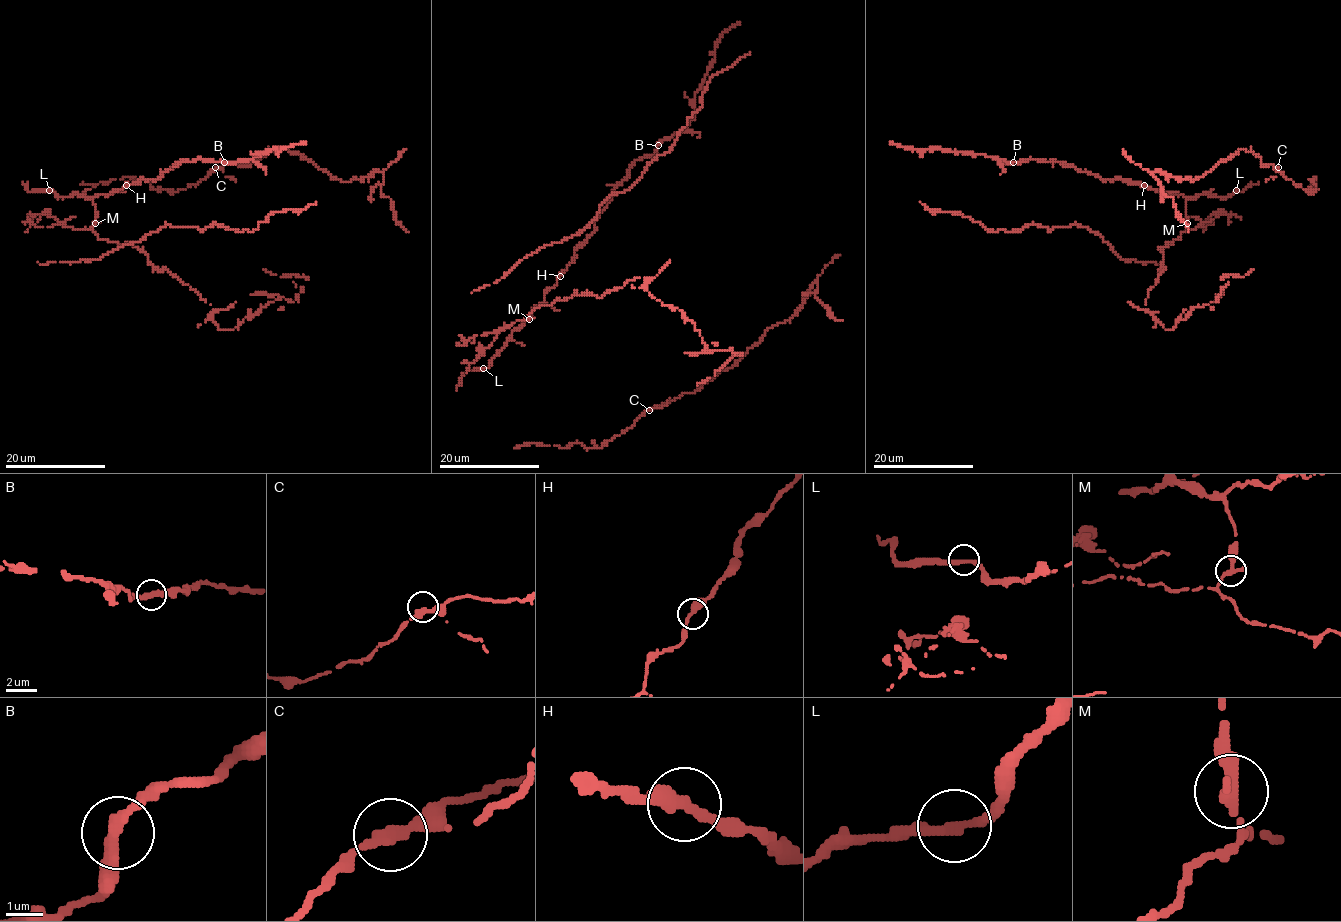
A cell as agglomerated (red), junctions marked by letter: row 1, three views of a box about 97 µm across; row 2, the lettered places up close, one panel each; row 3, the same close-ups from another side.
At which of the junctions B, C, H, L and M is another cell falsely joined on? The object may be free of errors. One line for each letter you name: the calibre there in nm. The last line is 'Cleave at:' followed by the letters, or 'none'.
M: 340 nm
Cleave at: M

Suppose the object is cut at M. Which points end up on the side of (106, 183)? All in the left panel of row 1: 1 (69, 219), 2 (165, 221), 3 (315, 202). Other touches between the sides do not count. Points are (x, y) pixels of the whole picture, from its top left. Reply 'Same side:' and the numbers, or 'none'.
Same side: none

